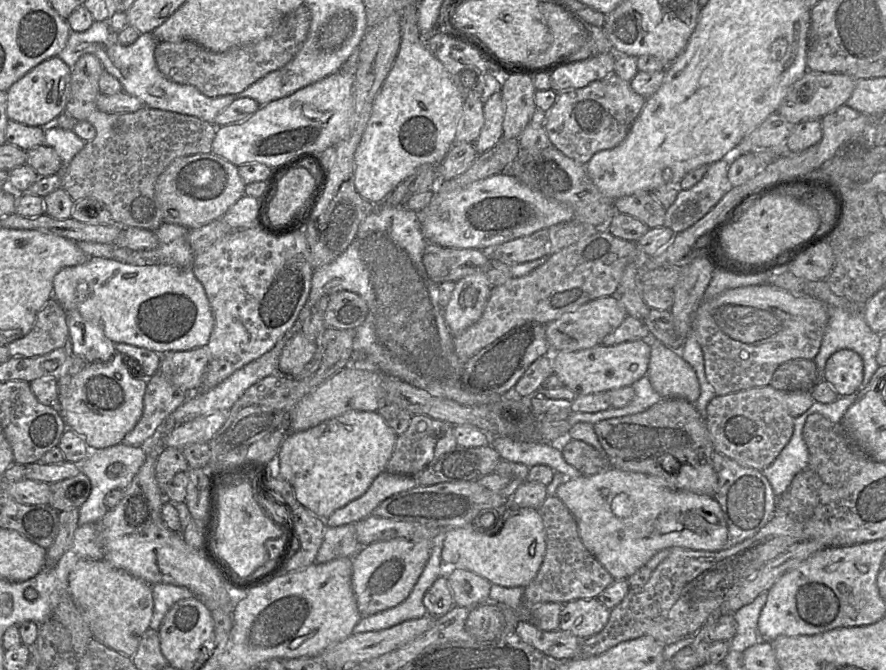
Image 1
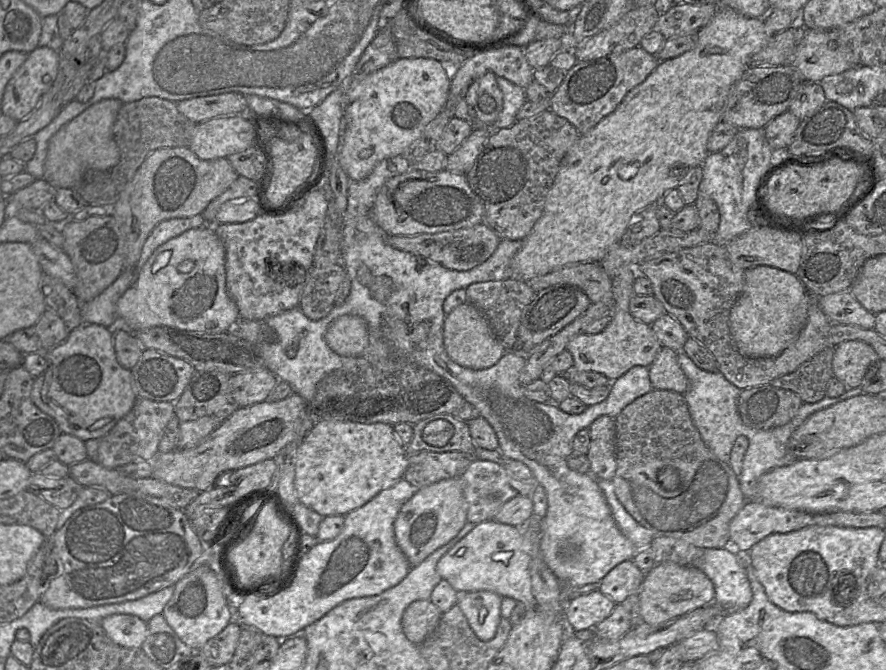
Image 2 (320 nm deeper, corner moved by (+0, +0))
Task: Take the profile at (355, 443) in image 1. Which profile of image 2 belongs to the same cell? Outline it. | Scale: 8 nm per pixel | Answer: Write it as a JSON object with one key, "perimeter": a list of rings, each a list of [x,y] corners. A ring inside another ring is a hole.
{"perimeter":[[[315,421],[294,455],[294,487],[298,501],[323,518],[346,516],[369,502],[388,484],[402,479],[407,462],[405,447],[390,424]]]}

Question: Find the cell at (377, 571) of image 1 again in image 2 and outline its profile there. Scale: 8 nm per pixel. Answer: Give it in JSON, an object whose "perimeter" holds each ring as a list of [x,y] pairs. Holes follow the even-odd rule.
{"perimeter":[[[459,477],[427,485],[401,507],[394,522],[395,540],[411,567],[453,539],[467,522],[467,503]]]}

